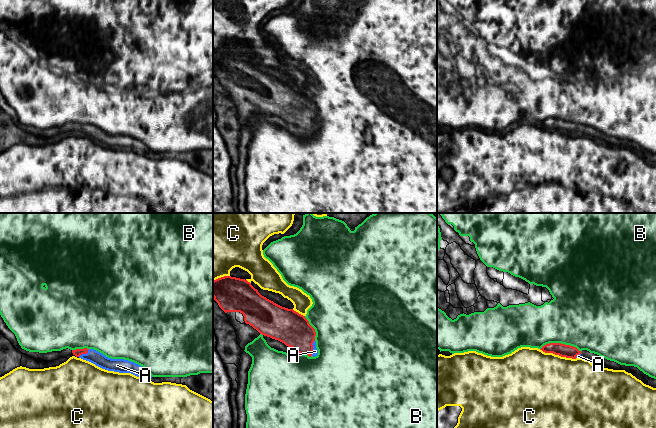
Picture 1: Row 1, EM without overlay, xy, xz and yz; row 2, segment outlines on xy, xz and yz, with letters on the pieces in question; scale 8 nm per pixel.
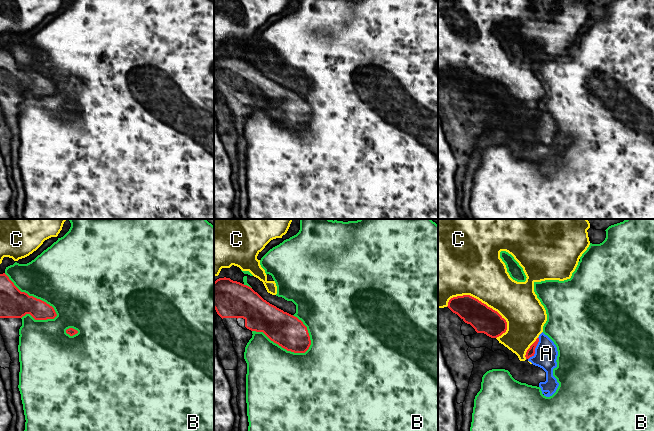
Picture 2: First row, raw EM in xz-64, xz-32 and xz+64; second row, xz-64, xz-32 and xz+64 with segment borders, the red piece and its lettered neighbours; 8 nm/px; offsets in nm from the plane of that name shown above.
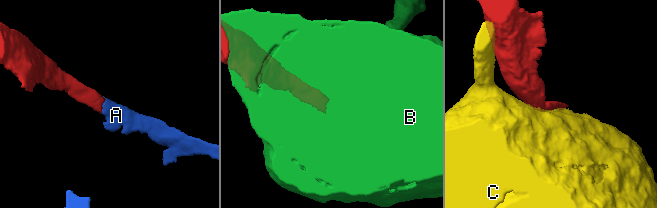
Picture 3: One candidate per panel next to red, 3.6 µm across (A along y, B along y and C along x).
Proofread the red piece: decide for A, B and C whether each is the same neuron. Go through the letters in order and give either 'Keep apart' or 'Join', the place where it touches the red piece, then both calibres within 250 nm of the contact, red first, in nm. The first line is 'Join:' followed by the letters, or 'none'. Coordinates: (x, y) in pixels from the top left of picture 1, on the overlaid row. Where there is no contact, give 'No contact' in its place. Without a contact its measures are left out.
Join: A
A: Join. Touches red at xz (312, 348). Thickness 280 nm (red) against 50 nm
B: Keep apart. Touches red at yz (560, 343). Thickness 100 nm (red) against 460 nm
C: Keep apart. Touches red at yz (558, 354). Thickness 100 nm (red) against 480 nm

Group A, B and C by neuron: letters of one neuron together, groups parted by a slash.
A / B / C

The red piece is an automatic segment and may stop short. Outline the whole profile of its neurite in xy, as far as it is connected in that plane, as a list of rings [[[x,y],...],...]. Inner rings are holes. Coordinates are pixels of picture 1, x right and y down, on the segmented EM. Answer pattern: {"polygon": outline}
{"polygon": [[[76,349],[72,350],[72,353],[76,357],[89,361],[96,366],[108,371],[131,373],[137,377],[142,377],[145,379],[152,378],[152,376],[144,367],[128,360],[108,358],[94,349]]]}

